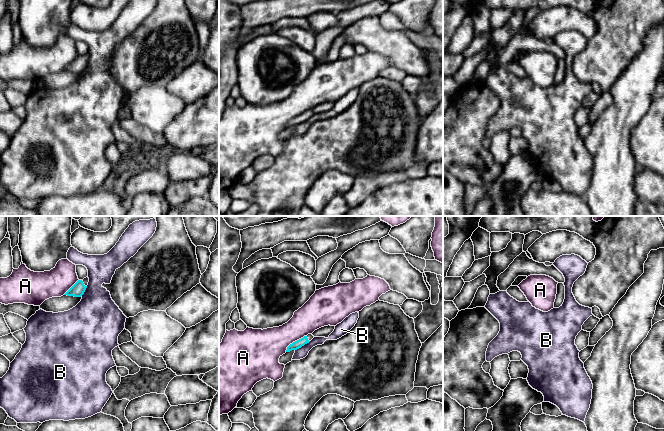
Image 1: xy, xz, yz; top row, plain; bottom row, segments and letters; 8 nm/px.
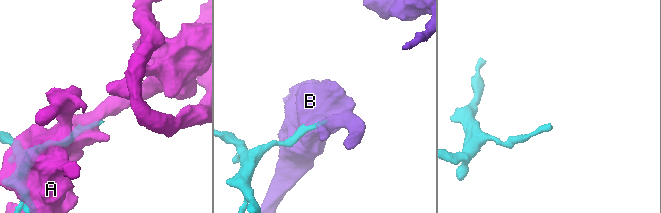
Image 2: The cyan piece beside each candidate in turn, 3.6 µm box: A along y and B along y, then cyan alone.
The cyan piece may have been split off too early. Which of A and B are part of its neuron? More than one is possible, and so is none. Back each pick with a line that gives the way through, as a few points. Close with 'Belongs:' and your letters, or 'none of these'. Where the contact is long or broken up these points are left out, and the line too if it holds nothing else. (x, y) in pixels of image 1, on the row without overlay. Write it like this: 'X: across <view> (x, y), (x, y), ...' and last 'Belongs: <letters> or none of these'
Belongs: none of these

